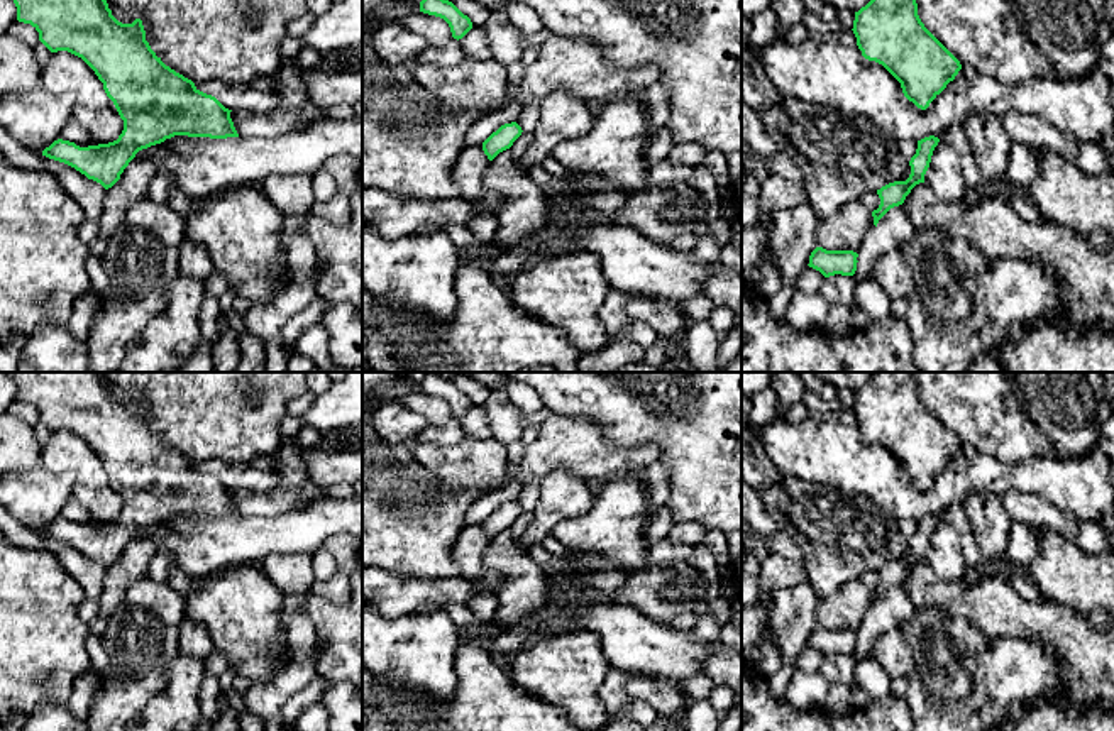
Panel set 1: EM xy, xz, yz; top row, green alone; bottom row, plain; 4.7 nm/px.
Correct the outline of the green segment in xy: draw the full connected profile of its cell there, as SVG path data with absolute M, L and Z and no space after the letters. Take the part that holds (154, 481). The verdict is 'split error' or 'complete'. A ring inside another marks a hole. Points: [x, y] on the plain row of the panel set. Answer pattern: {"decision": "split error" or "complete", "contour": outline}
{"decision": "complete", "contour": "M5 372L17 386L17 399L30 403L39 420L51 430L68 430L81 437L103 462L113 481L124 509L108 523L80 526L58 518L42 530L42 535L64 541L88 558L112 567L135 533L161 523L174 514L227 518L239 516L229 487L215 475L200 470L195 462L166 445L146 420L141 398L122 403L108 387L102 372Z"}

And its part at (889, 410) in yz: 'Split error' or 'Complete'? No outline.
Complete

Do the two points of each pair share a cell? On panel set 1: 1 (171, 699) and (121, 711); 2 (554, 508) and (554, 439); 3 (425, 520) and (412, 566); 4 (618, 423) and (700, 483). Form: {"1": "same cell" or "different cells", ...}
{"1": "different cells", "2": "different cells", "3": "same cell", "4": "same cell"}

